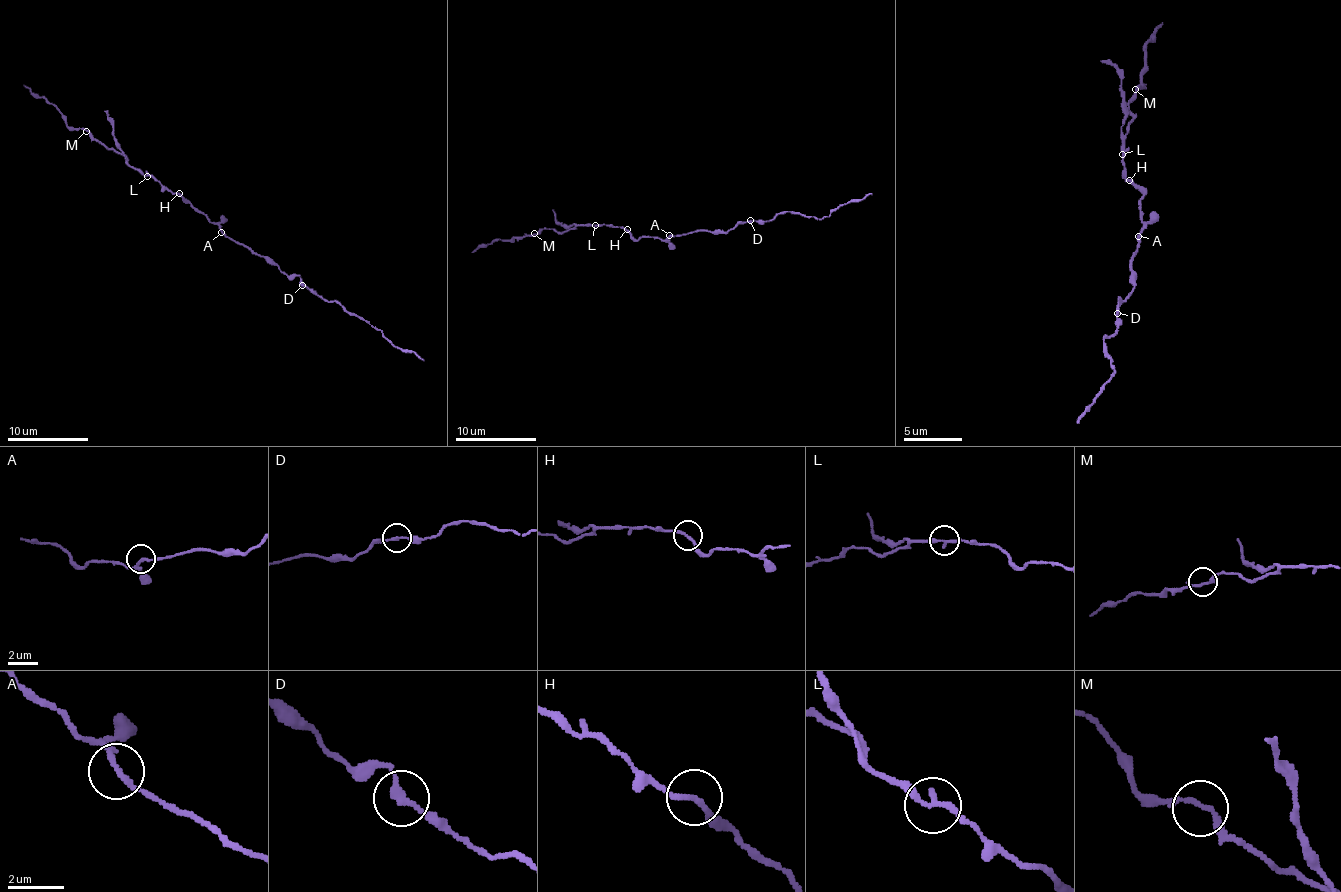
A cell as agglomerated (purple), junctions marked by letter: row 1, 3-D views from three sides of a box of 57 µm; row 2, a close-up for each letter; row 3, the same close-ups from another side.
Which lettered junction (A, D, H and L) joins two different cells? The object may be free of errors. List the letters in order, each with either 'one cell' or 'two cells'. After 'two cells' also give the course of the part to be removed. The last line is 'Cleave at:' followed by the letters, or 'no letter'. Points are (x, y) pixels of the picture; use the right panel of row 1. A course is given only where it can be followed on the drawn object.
A: one cell
D: one cell
H: one cell
L: one cell
Cleave at: no letter

